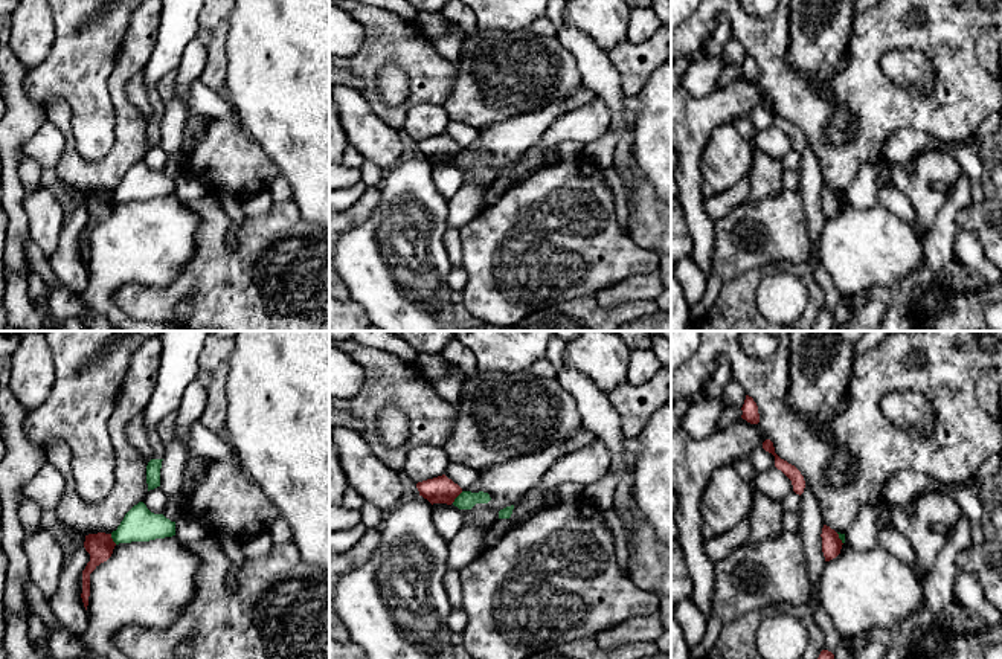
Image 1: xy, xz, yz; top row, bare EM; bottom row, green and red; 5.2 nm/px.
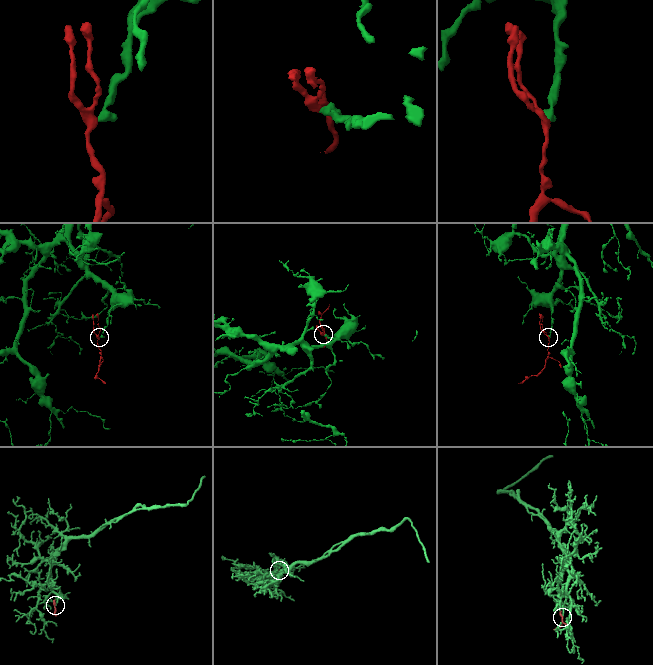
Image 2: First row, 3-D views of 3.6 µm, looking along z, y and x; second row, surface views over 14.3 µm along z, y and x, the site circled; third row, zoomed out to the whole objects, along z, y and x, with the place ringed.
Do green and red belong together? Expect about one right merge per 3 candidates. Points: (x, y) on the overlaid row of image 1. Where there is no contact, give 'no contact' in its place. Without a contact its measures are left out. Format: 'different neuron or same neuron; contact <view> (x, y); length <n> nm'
different neuron; contact xz (456, 498); length 90 nm

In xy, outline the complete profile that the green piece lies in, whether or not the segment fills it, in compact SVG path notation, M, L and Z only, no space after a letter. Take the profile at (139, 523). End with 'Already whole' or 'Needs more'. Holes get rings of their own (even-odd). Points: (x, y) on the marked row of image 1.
M143 502L134 505L124 517L111 538L116 545L149 542L175 535L175 522L151 513Z. Already whole

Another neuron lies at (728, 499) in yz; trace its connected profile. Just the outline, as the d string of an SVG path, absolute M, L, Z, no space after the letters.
M734 465L715 470L700 503L702 534L705 540L718 537L740 525L753 506L753 490Z

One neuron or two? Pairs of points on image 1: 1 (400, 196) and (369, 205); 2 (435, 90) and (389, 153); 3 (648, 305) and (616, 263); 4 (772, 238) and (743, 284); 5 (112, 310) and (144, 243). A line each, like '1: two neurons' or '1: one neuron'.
1: two neurons
2: two neurons
3: two neurons
4: two neurons
5: one neuron

